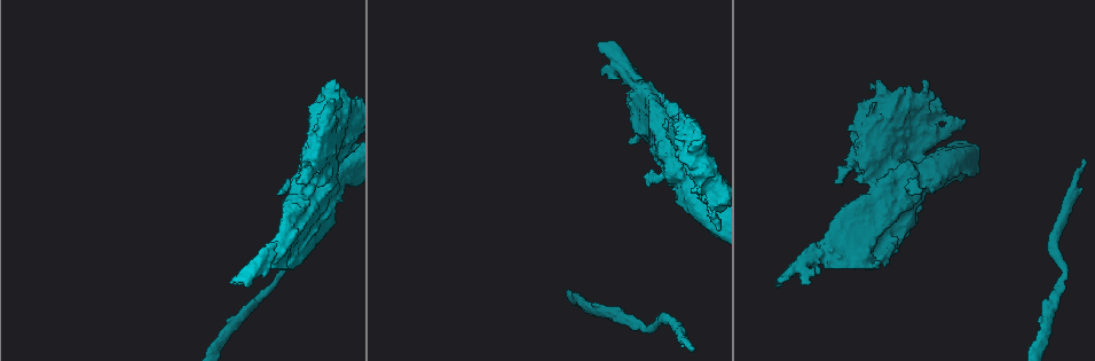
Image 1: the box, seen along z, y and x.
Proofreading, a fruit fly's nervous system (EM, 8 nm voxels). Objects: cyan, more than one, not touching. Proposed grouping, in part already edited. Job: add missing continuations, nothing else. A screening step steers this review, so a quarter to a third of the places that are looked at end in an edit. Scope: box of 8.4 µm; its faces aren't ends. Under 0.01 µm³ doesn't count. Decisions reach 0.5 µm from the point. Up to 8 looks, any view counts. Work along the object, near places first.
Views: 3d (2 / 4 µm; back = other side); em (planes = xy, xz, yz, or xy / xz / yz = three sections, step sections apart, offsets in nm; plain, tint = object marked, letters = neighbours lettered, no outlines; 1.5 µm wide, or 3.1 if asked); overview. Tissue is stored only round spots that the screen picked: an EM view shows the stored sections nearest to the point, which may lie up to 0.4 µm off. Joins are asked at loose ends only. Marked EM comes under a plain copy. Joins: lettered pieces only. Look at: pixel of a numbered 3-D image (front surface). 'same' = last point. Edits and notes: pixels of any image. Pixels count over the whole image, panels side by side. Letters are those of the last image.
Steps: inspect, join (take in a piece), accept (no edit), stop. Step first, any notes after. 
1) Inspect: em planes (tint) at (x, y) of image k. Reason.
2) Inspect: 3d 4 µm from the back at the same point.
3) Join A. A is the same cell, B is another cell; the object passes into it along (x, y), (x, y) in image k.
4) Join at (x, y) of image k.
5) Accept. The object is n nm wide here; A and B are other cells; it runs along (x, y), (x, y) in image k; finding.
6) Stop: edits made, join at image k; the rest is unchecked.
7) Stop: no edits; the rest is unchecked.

Inspect: em planes (tint) at (882, 264) of image 1.

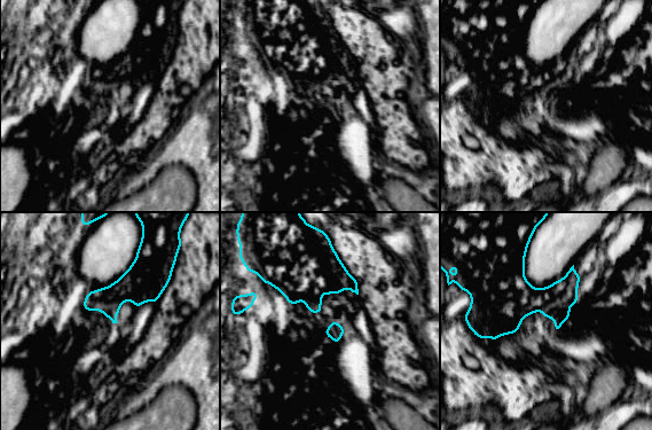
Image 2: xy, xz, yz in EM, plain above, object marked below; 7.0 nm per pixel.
Inspect: em planes (letters) at the same point.

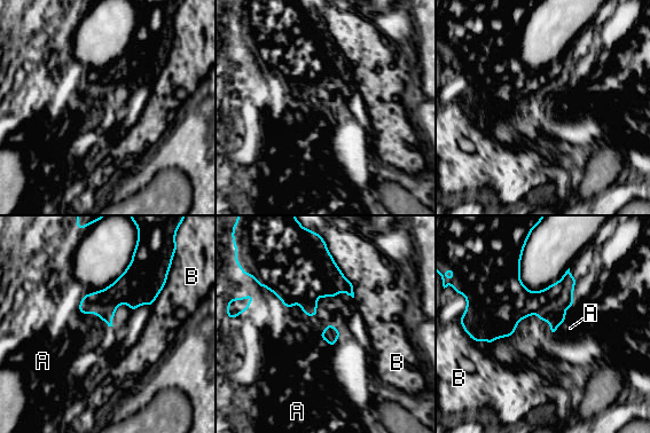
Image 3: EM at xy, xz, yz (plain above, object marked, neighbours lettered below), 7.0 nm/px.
Accept. A and B are other cells; a border runs along (289, 307), (316, 316) in image 3; no lettered piece goes on from it.

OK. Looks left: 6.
Inspect: em 3.1 µm yz step 8 (tint) at (700, 172) of image 1. Branch stops here.

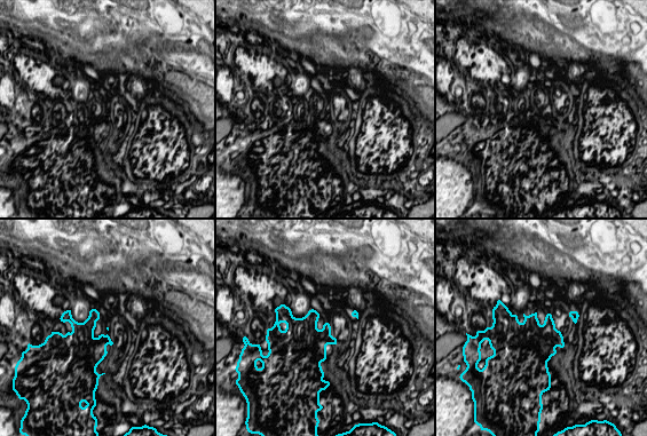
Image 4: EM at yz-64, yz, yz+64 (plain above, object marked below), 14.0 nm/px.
Inspect: em 3.1 µm planes (letters) at the same point.

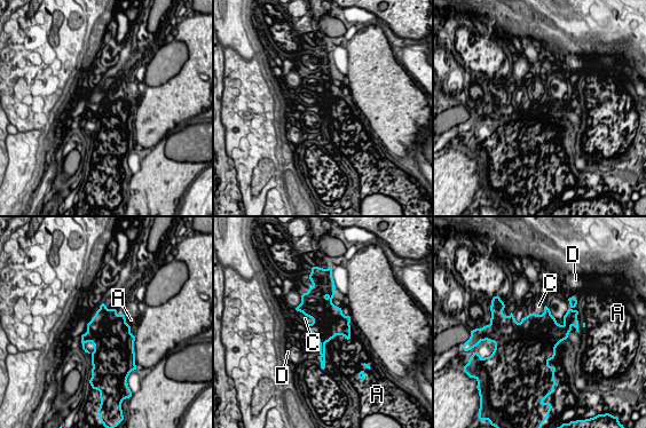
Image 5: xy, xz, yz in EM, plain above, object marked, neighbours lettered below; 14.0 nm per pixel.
Accept. The object is 480 nm wide here; A, C and D are other cells; a border runs along (297, 310), (315, 320) in image 5; none of them fits.

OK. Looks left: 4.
Stop: no edits; the rest is unchecked.

